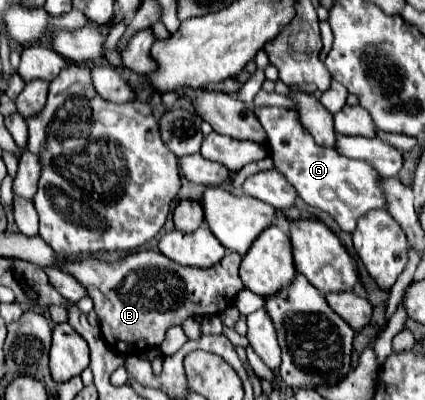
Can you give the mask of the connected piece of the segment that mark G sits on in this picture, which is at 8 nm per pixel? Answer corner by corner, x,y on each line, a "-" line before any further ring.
254,108
258,120
262,122
274,168
296,188
298,196
324,212
328,212
342,230
354,232
356,222
370,210
386,208
386,200
380,188
380,176
370,168
370,164
360,160
350,160
334,152
332,148
322,148
314,142
310,132
298,122
296,112
284,108

